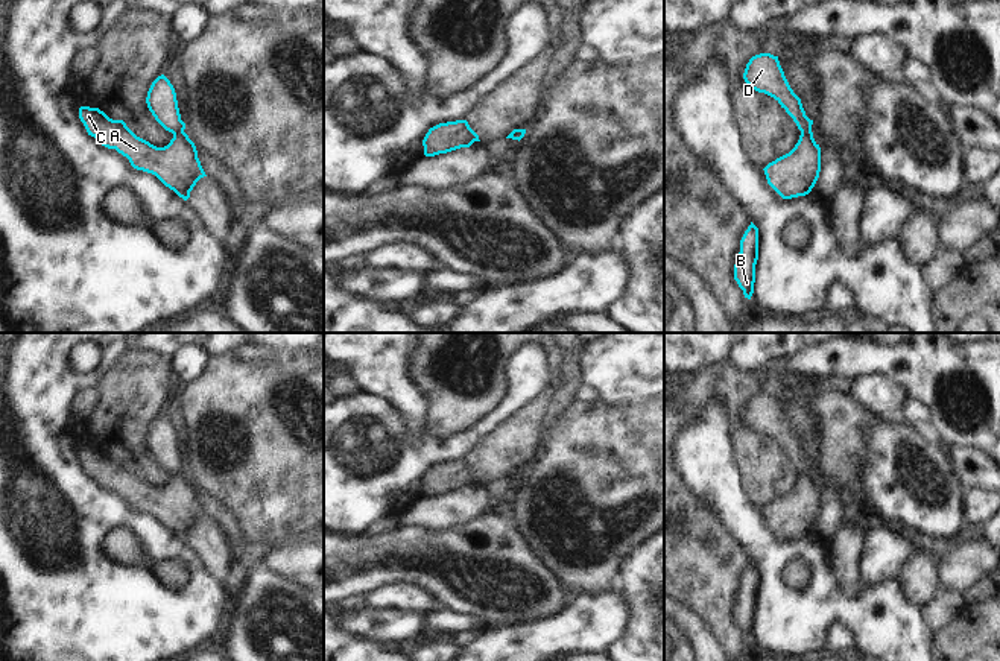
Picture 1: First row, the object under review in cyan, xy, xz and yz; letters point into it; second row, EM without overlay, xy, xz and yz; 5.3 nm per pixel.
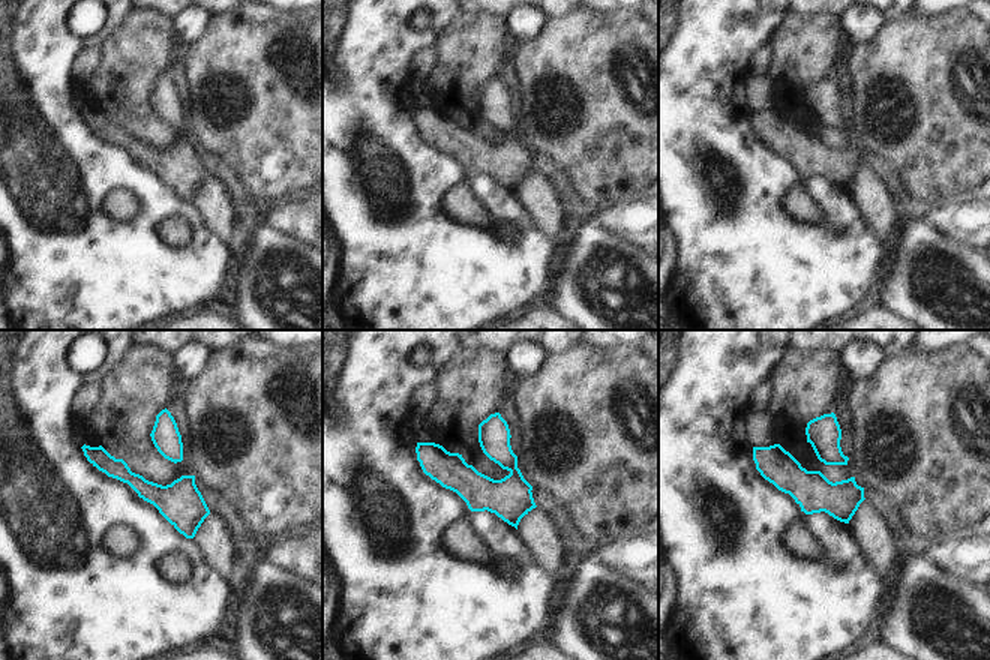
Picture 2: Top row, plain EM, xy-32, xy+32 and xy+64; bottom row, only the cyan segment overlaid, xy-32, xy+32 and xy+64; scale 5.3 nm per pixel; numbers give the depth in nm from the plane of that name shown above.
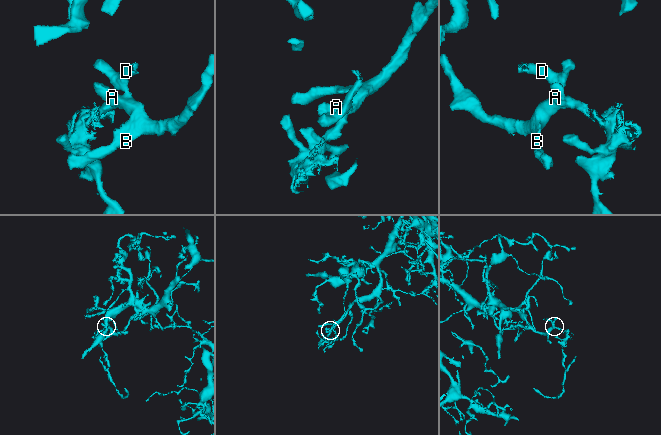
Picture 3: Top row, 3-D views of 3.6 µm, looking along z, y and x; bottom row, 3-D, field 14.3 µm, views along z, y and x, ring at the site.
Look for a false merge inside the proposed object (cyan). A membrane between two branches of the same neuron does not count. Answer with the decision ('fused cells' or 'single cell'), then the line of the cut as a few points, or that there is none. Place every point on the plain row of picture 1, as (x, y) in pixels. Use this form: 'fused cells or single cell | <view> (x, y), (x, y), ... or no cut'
fused cells | xy (183, 471), (174, 476)

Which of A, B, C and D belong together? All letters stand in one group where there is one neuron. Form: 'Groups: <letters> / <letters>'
Groups: A B C / D.

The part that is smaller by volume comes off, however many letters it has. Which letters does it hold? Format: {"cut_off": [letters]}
{"cut_off": ["D"]}

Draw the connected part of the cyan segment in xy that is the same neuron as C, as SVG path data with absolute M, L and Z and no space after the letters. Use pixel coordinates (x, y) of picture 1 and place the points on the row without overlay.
M81 447L79 459L88 476L126 497L134 509L155 515L184 541L196 523L207 517L196 486L185 473L175 474L167 486L157 488L137 477L123 460L112 460L99 448Z

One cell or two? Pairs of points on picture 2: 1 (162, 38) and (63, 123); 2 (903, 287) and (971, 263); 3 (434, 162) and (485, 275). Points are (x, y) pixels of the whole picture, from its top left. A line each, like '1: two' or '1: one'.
1: two
2: one
3: one

